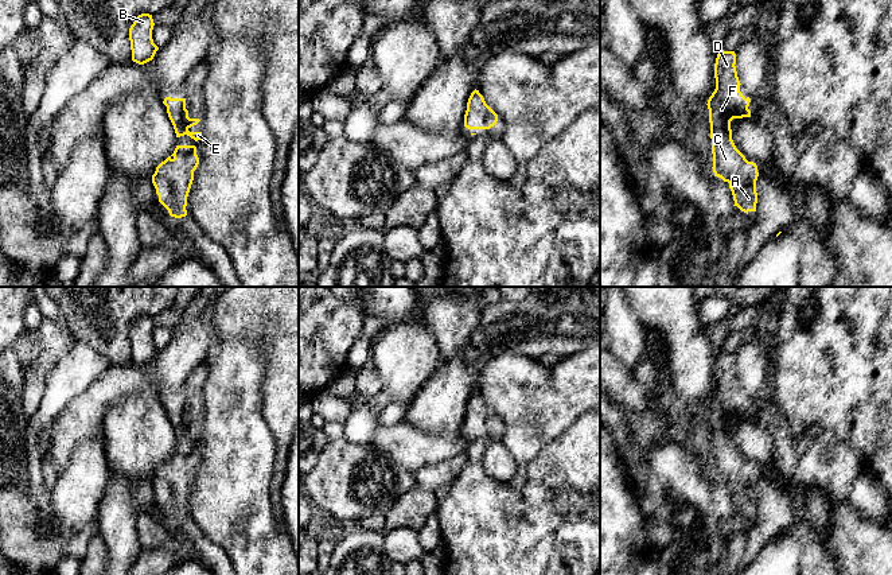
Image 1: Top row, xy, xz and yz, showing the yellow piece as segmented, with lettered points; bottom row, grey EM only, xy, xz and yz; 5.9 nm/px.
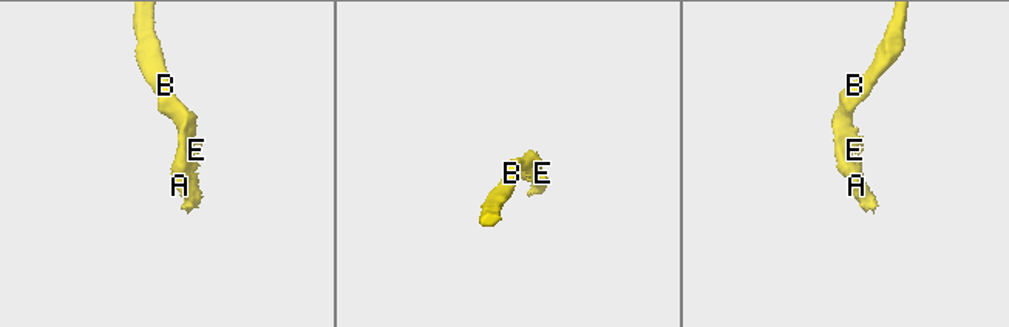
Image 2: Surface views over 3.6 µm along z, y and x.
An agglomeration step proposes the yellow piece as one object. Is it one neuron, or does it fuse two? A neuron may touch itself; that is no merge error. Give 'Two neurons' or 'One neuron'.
One neuron

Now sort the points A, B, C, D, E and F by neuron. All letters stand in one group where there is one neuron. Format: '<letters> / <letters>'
A B C D E F

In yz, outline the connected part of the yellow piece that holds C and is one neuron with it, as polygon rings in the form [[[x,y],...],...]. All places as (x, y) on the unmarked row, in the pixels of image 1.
[[[720,351],[714,365],[716,391],[708,401],[714,478],[729,485],[735,508],[756,513],[757,467],[748,463],[732,442],[731,423],[751,419],[751,400],[740,393],[735,353]]]

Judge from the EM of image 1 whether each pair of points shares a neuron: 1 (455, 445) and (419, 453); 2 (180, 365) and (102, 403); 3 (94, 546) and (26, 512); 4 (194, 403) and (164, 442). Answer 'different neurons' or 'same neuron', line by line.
1: same neuron
2: same neuron
3: different neurons
4: different neurons

